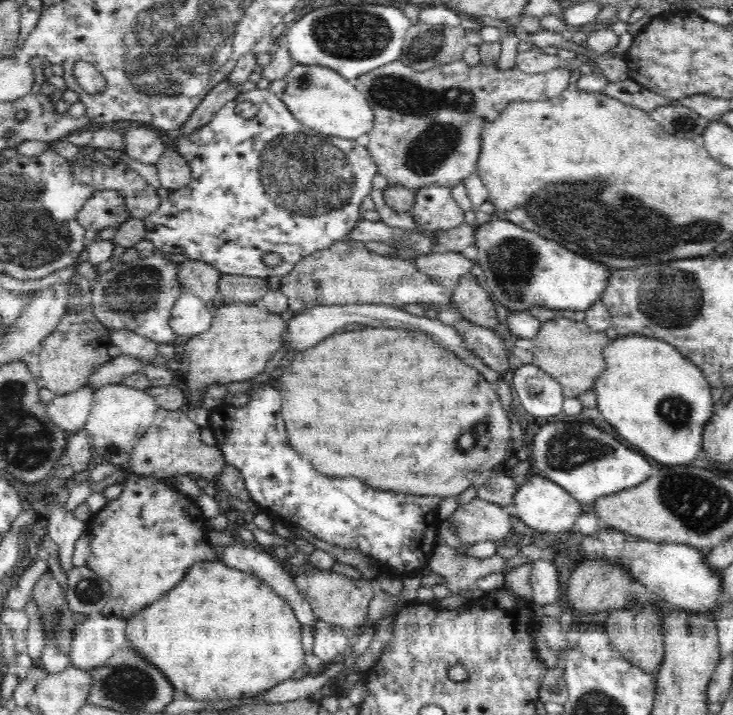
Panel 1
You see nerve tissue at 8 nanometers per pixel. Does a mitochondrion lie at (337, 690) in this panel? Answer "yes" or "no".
no

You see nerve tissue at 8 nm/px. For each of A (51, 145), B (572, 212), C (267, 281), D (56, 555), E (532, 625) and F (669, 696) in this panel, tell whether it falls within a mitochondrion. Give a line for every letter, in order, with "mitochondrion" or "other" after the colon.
A: other
B: mitochondrion
C: other
D: other
E: other
F: other

